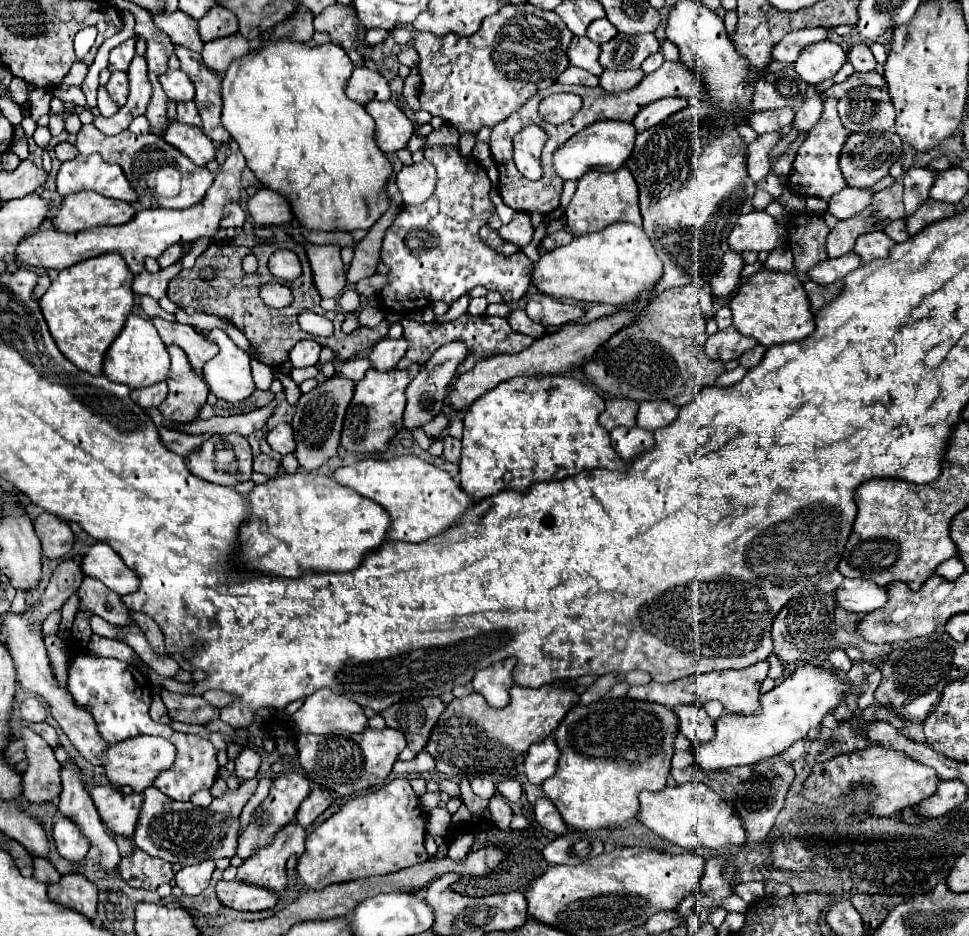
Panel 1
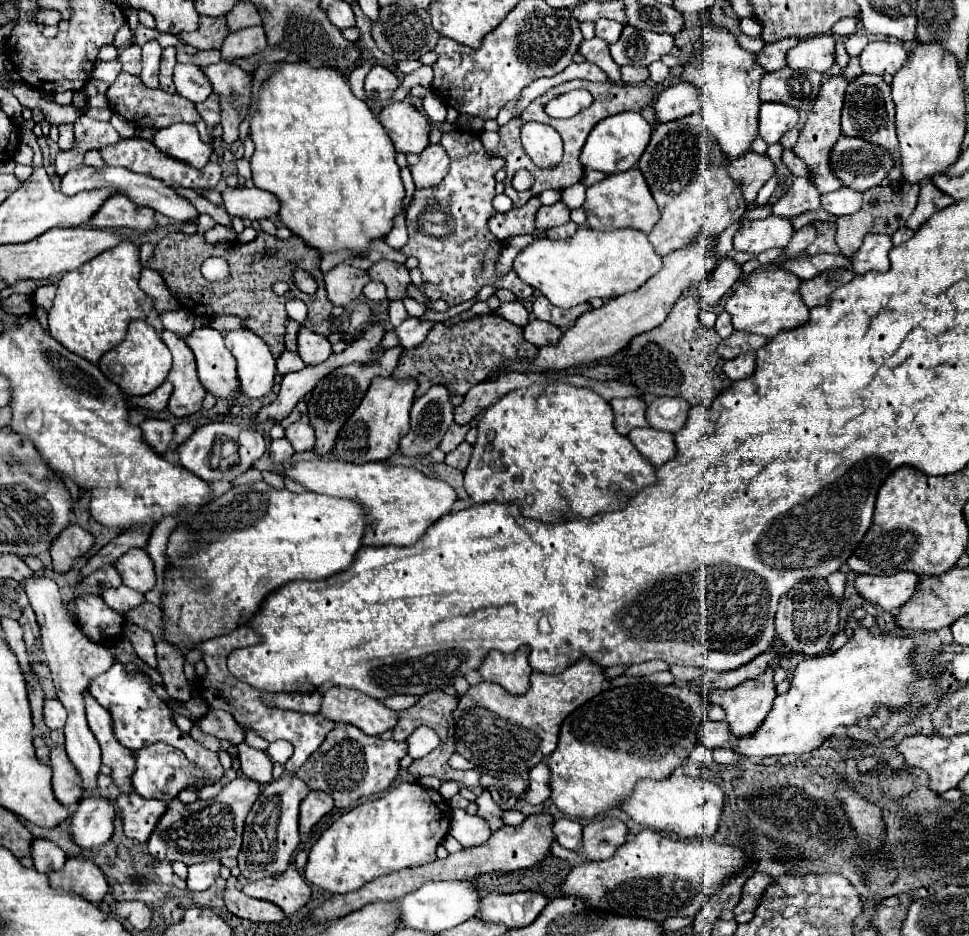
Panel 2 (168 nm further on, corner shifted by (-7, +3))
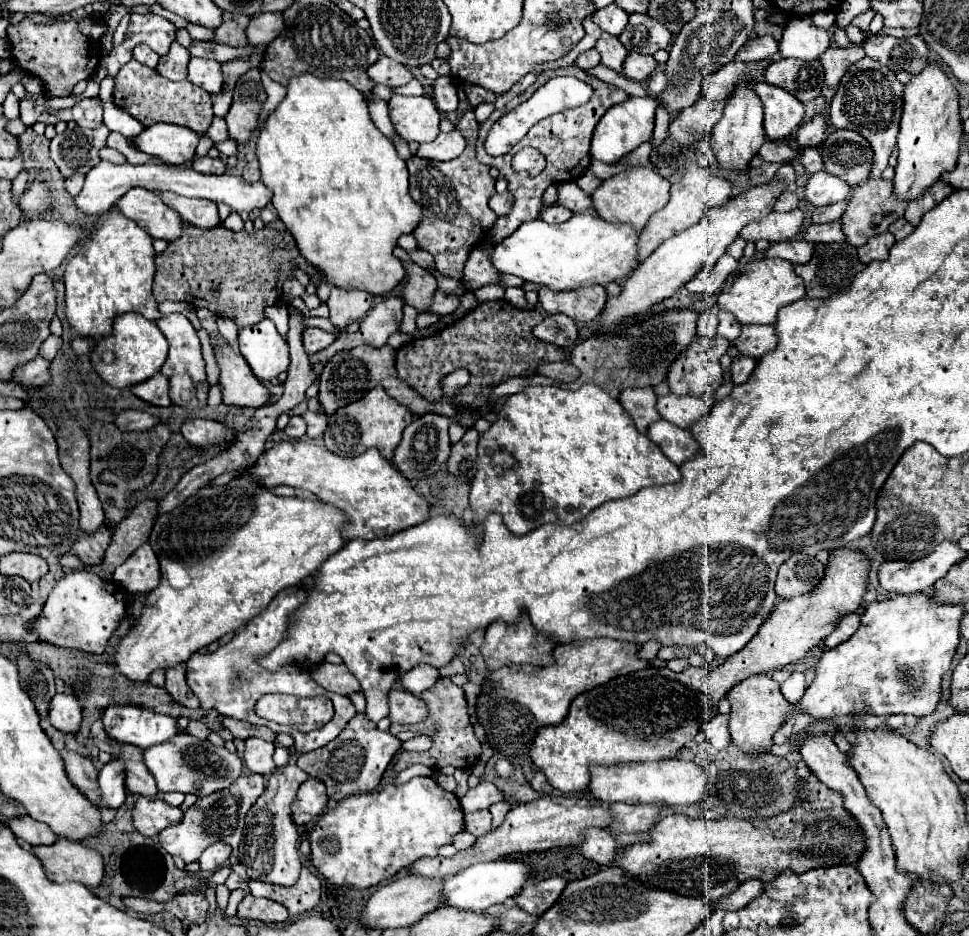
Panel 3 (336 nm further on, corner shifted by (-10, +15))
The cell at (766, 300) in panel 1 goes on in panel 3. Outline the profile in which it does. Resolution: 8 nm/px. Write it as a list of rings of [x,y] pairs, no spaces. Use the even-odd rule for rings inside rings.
[[[760,259],[748,263],[746,271],[726,281],[718,293],[718,309],[732,313],[742,325],[768,325],[776,323],[776,311],[804,297],[804,283],[794,273],[790,261],[784,259]]]

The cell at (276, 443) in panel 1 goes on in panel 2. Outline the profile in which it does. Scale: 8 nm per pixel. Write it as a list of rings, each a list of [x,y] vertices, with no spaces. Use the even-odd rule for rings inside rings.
[[[303,421],[291,423],[285,429],[285,437],[289,439],[289,443],[293,445],[295,451],[309,451],[315,445],[315,433],[313,433],[313,429],[311,429],[309,423],[303,423]]]

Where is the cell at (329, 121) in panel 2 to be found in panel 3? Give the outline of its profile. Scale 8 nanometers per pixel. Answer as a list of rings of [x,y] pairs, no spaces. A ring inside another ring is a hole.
[[[312,75],[294,77],[288,83],[288,95],[276,107],[276,111],[266,119],[266,125],[260,131],[256,153],[258,153],[258,161],[260,161],[260,169],[262,169],[262,183],[266,187],[270,187],[272,193],[274,193],[272,205],[274,205],[278,217],[282,219],[286,229],[292,233],[300,255],[308,263],[312,263],[324,275],[324,281],[328,281],[328,283],[332,283],[334,287],[340,287],[340,289],[368,291],[370,295],[376,295],[376,297],[388,295],[398,283],[402,283],[402,279],[406,277],[406,269],[404,269],[402,261],[392,255],[392,251],[398,245],[398,239],[402,235],[412,233],[420,225],[420,221],[422,221],[422,207],[408,193],[408,169],[406,169],[406,163],[396,153],[392,141],[388,137],[384,137],[374,127],[374,123],[370,119],[370,113],[368,113],[368,101],[364,99],[364,95],[358,89],[354,89],[346,81],[328,81],[328,79],[312,77]]]

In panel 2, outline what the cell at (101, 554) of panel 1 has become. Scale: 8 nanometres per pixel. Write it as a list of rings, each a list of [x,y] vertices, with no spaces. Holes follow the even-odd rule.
[[[129,549],[129,553],[123,553],[115,561],[117,573],[123,579],[123,585],[147,593],[155,585],[155,571],[153,571],[153,561],[147,555],[145,549]]]

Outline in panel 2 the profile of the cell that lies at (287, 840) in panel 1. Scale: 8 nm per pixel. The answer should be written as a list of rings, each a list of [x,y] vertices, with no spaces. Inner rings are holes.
[[[289,863],[289,867],[283,873],[275,873],[259,881],[249,881],[243,875],[239,875],[239,883],[247,895],[255,899],[267,899],[279,905],[285,911],[285,915],[293,915],[311,897],[309,885],[301,879],[293,863]]]

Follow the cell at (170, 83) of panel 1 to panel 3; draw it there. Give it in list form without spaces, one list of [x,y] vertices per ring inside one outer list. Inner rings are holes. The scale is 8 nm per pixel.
[[[192,57],[188,63],[188,79],[202,87],[204,91],[208,91],[210,95],[216,95],[222,91],[224,79],[222,79],[222,71],[220,71],[220,63],[214,59],[198,59]]]

